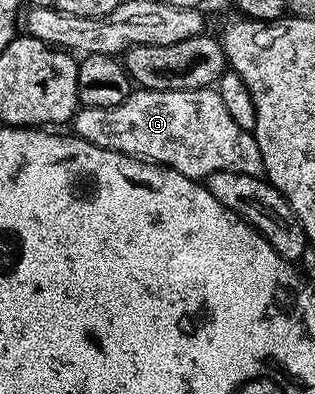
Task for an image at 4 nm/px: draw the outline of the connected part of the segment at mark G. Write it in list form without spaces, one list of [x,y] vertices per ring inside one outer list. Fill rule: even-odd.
[[[213,87],[183,92],[161,92],[151,88],[134,90],[120,106],[79,107],[72,127],[73,135],[82,140],[171,168],[196,181],[217,172],[263,175],[260,146],[253,132],[244,130],[232,119],[224,106],[224,98],[220,98]]]

